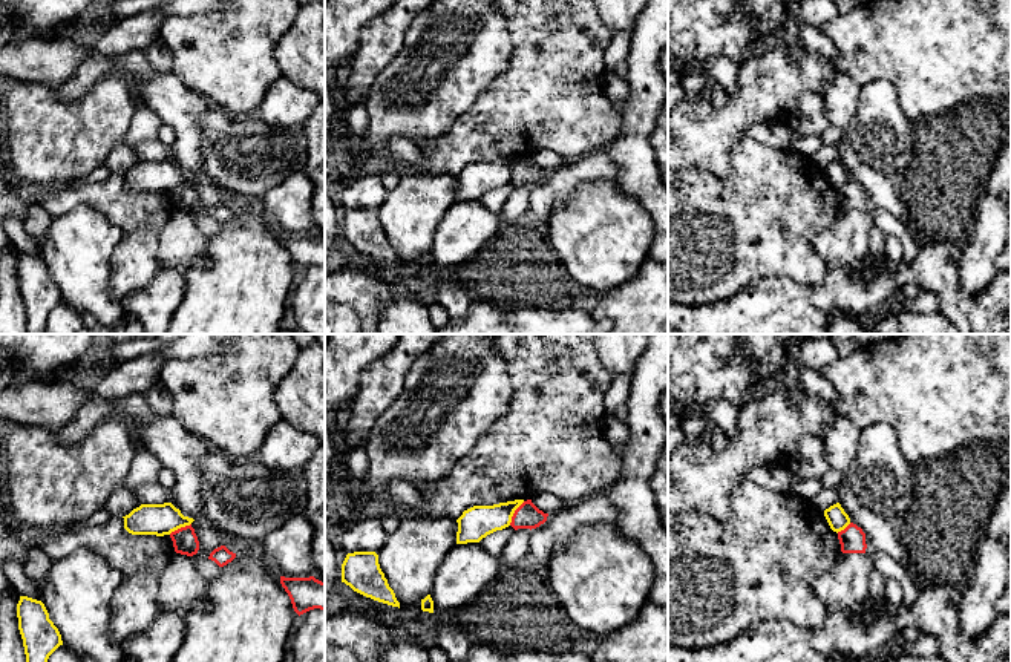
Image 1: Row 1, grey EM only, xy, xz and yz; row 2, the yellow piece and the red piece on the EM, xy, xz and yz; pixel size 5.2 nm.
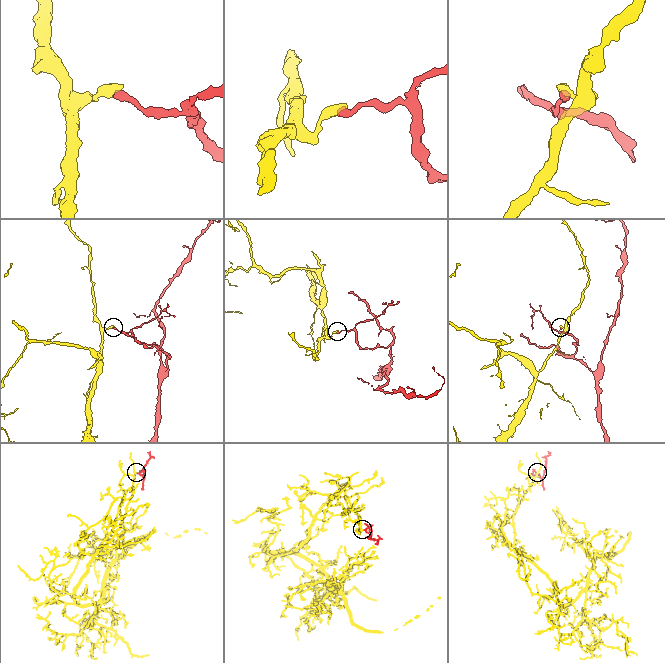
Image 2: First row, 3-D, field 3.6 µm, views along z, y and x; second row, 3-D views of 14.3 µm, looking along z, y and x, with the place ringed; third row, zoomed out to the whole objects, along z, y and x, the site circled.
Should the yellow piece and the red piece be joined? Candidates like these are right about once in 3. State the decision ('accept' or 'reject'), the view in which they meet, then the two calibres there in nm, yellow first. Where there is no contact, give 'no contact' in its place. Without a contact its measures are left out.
reject; meets yellow in xz; 170 nm thick on the yellow side, 140 nm on the other

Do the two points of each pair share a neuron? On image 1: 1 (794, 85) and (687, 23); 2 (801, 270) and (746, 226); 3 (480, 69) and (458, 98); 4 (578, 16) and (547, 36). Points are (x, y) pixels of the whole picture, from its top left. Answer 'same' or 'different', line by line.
1: different
2: same
3: same
4: same

